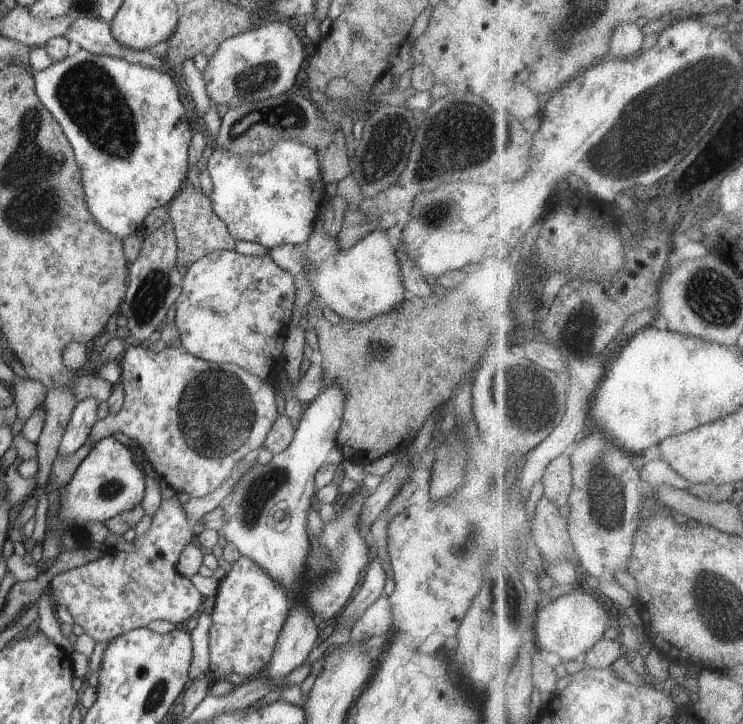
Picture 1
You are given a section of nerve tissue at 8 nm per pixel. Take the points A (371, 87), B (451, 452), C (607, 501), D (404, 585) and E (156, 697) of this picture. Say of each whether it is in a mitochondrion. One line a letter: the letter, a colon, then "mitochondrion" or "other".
A: other
B: mitochondrion
C: mitochondrion
D: other
E: mitochondrion

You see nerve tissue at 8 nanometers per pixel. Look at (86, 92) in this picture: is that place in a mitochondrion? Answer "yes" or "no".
yes

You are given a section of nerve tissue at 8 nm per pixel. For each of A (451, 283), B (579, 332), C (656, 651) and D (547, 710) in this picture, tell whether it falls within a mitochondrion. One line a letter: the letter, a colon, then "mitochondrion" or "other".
A: other
B: mitochondrion
C: other
D: other

